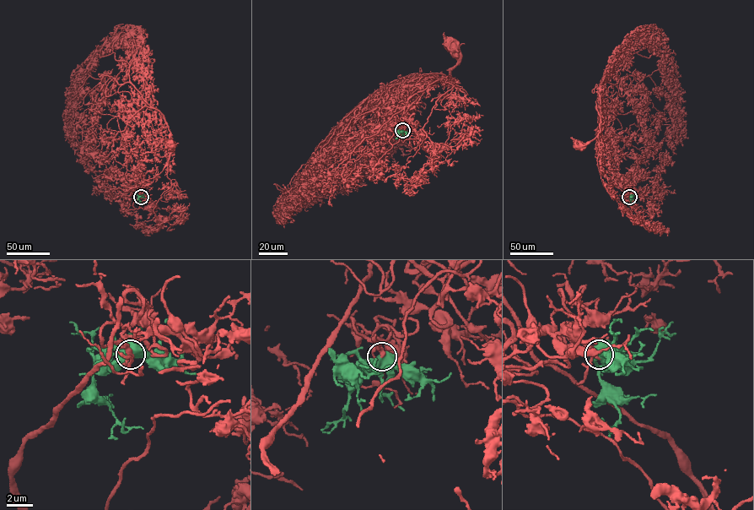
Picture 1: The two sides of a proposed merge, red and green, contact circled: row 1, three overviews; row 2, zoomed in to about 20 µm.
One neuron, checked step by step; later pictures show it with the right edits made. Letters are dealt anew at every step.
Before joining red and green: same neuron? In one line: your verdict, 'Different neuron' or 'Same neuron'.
Same neuron

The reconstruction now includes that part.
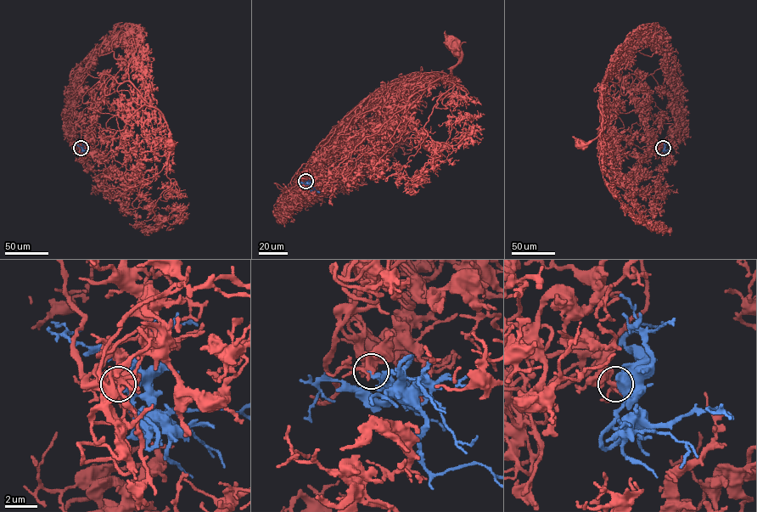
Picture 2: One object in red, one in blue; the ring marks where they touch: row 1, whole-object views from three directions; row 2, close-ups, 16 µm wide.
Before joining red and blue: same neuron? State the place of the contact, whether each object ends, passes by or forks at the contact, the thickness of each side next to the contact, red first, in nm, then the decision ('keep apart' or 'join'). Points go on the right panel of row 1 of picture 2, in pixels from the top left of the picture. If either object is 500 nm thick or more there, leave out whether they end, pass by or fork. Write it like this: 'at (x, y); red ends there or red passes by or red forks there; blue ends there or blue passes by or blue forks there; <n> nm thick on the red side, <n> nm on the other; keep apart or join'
at (663, 148); red forks there; blue ends there; 200 nm thick on the red side, 360 nm on the other; join

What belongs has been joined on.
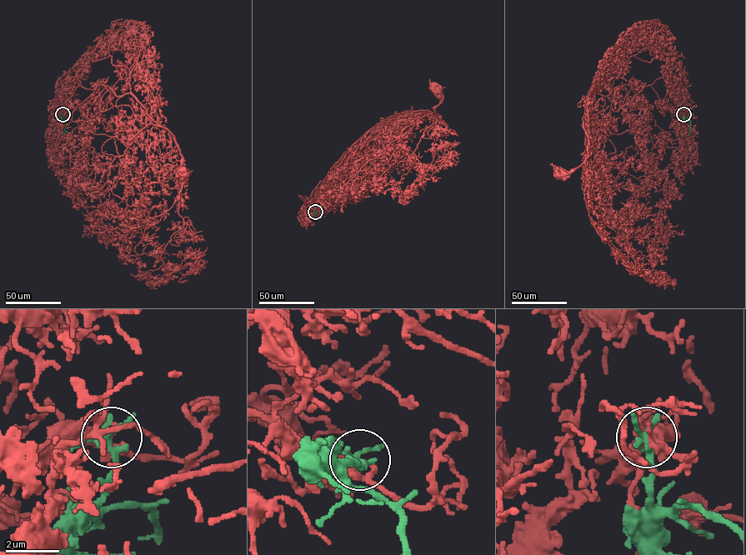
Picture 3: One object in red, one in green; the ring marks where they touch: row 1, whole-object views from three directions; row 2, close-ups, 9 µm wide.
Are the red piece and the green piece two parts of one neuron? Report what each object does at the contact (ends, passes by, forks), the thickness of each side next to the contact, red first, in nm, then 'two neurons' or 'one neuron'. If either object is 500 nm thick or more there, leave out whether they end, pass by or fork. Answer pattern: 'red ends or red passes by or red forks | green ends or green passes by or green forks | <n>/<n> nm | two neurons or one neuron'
red forks | green passes by | 280/260 nm | two neurons

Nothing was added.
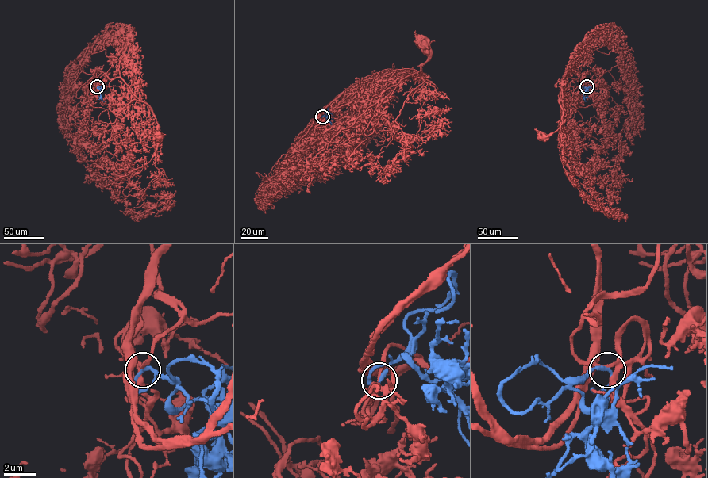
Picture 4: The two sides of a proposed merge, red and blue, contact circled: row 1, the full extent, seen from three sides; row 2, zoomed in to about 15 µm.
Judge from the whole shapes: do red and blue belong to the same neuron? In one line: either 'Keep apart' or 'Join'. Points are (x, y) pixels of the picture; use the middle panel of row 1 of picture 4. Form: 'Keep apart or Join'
Join

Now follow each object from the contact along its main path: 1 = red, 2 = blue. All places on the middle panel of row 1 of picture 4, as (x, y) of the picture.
1: (322, 116), (324, 111), (341, 101), (352, 87), (375, 77), (402, 70), (418, 74), (428, 59), (421, 43)
2: (322, 116), (325, 115), (328, 116), (328, 112), (333, 116)

